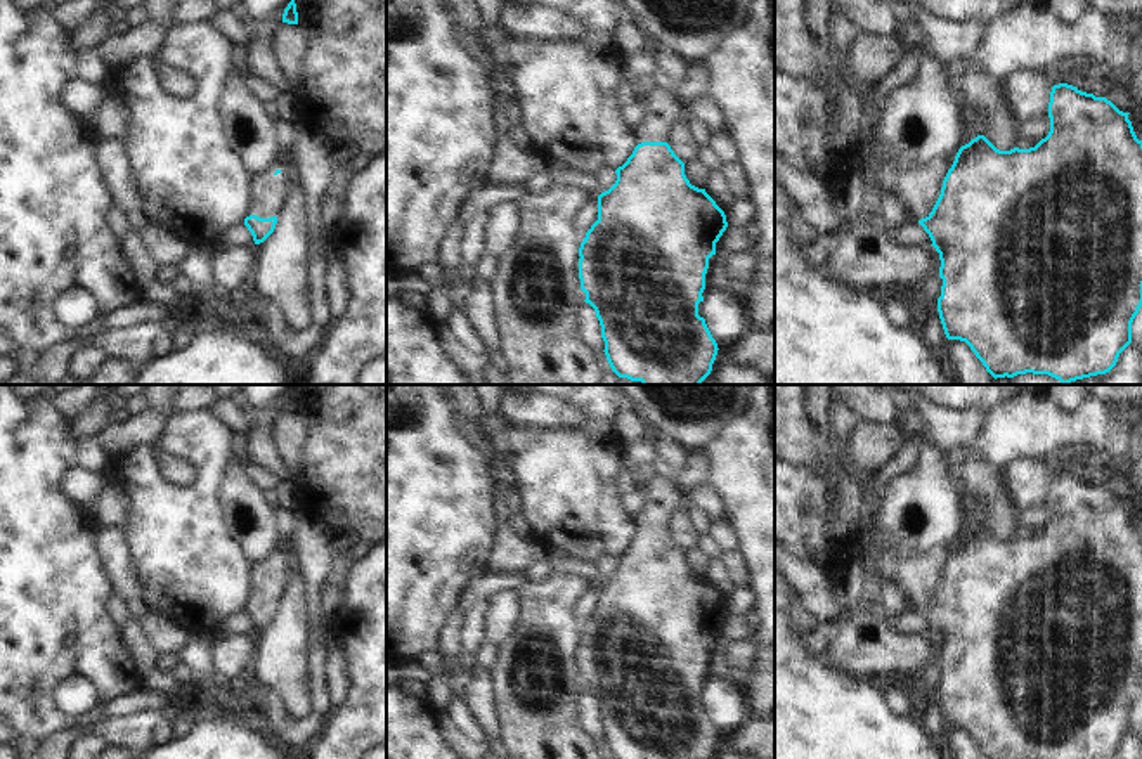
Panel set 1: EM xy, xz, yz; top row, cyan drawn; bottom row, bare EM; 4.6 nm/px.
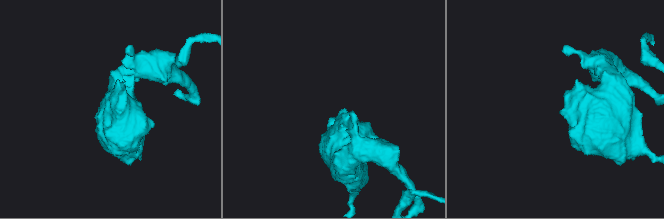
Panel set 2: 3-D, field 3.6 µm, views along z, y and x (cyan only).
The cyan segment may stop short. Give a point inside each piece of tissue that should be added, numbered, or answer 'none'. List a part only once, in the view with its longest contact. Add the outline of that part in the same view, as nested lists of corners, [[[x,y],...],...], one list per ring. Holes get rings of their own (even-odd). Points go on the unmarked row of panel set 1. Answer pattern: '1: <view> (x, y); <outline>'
1: xy (272, 579); [[[282,561],[265,565],[258,572],[258,593],[253,603],[260,607],[277,605],[281,593],[286,589],[289,570]]]

